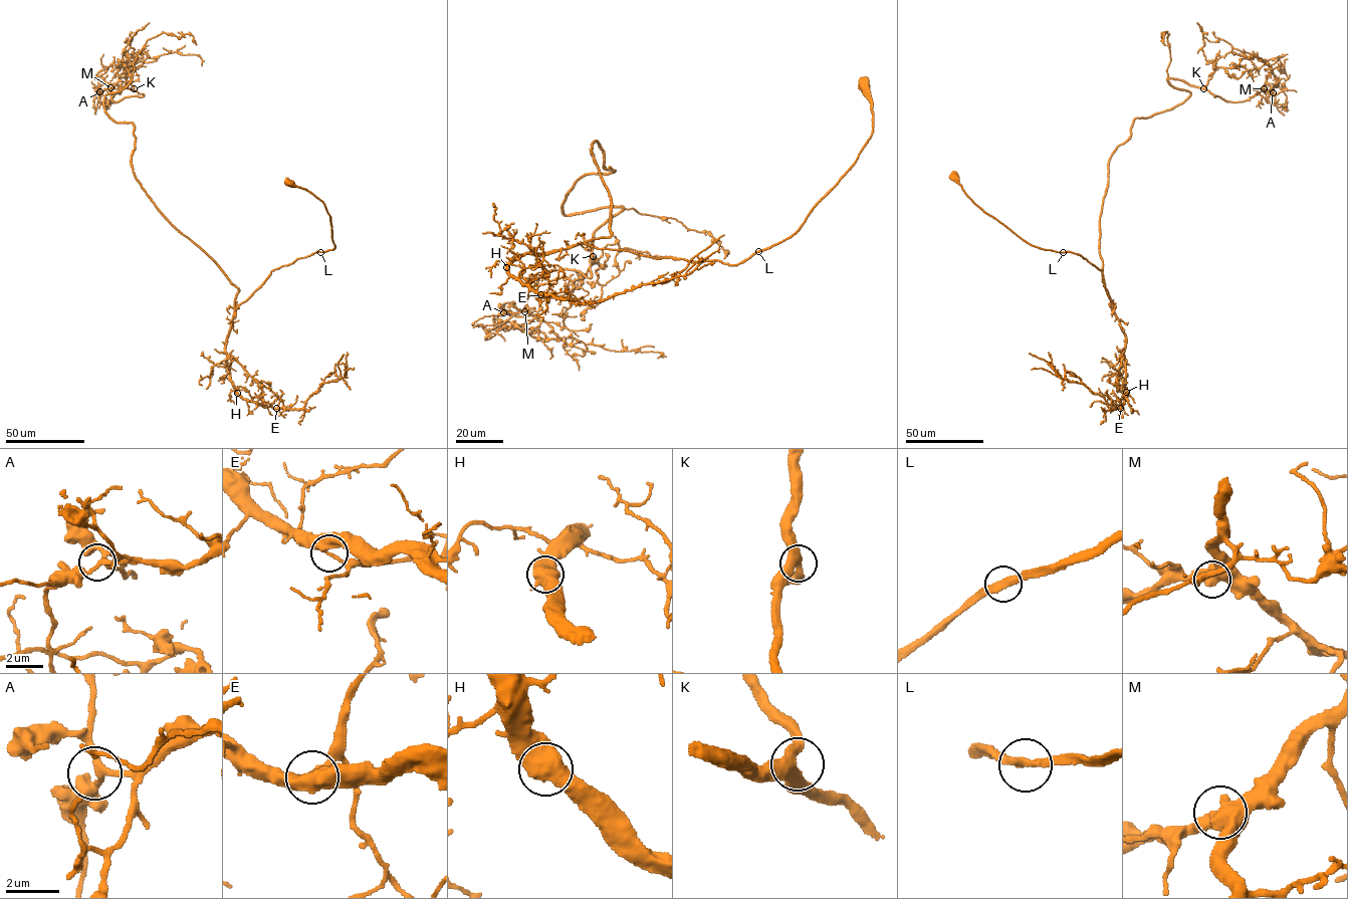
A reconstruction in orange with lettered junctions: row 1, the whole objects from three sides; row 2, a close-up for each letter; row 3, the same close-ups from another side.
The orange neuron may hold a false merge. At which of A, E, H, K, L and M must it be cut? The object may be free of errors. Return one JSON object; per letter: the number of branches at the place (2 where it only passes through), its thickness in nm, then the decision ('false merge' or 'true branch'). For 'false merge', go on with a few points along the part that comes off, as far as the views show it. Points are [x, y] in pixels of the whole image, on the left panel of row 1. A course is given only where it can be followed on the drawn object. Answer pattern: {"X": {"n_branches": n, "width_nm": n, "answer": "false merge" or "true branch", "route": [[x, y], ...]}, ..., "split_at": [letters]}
{"A": {"n_branches": 3, "width_nm": 220, "answer": "true branch"}, "E": {"n_branches": 3, "width_nm": 320, "answer": "true branch"}, "H": {"n_branches": 2, "width_nm": 800, "answer": "true branch"}, "K": {"n_branches": 3, "width_nm": 440, "answer": "true branch"}, "L": {"n_branches": 2, "width_nm": 320, "answer": "true branch"}, "M": {"n_branches": 2, "width_nm": 600, "answer": "true branch"}, "split_at": []}

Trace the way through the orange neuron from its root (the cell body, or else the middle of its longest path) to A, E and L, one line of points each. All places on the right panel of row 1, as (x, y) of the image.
A: (954, 177), (1027, 242), (1100, 269), (1113, 307), (1099, 222), (1133, 120), (1188, 96), (1168, 78), (1273, 92)
E: (954, 177), (976, 205), (1027, 242), (1080, 254), (1100, 269), (1126, 341), (1127, 397), (1120, 408)
L: (954, 177), (956, 175), (976, 205), (1027, 242), (1063, 252)

